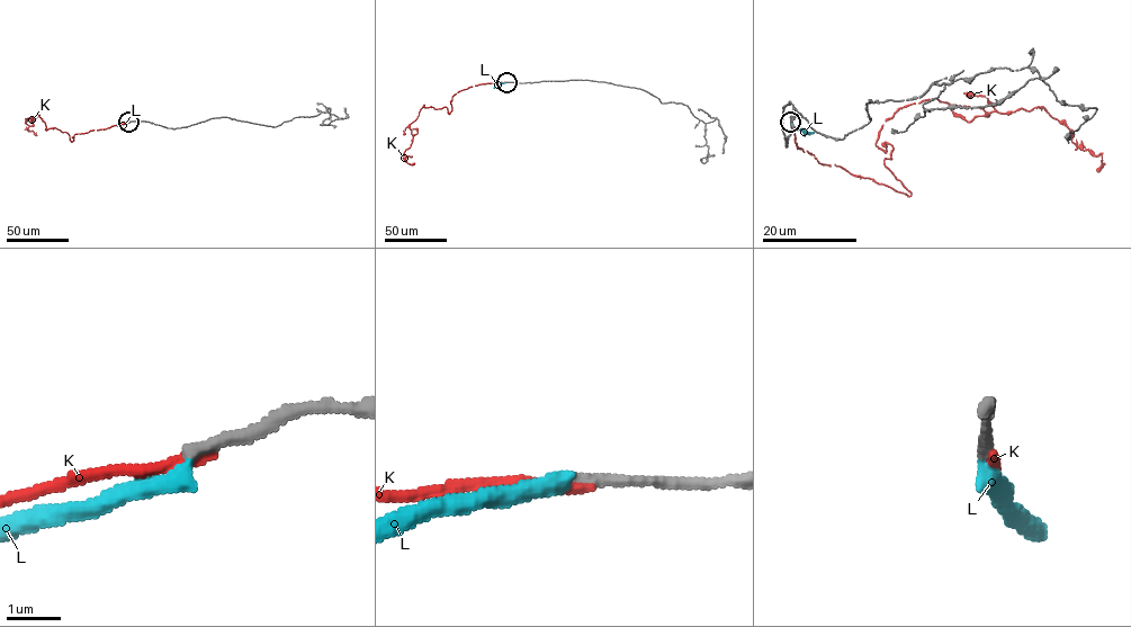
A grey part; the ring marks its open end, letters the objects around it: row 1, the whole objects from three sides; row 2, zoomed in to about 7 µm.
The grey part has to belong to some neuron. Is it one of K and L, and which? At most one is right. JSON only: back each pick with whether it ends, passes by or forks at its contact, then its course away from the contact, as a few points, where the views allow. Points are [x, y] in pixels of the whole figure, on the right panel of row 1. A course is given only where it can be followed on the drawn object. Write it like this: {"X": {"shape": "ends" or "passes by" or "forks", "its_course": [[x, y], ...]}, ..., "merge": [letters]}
{"merge": []}

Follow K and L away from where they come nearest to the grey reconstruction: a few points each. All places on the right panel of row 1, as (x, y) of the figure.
K: (791, 121), (818, 160), (909, 196), (876, 144), (904, 106), (1042, 107), (1097, 172)
L: (791, 122), (797, 128), (814, 132)

